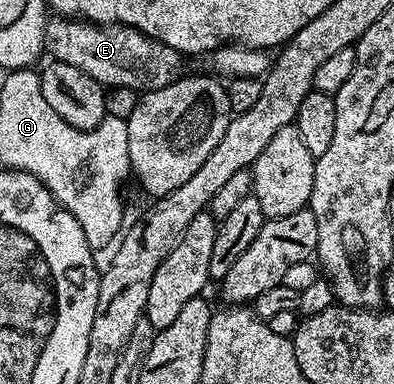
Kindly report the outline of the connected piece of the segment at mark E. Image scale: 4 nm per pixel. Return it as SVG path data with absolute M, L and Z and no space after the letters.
M55 16L47 23L44 34L46 53L54 61L73 64L81 72L89 72L104 88L146 92L165 88L184 73L184 55L163 42L150 38L132 26L101 26L97 22Z

